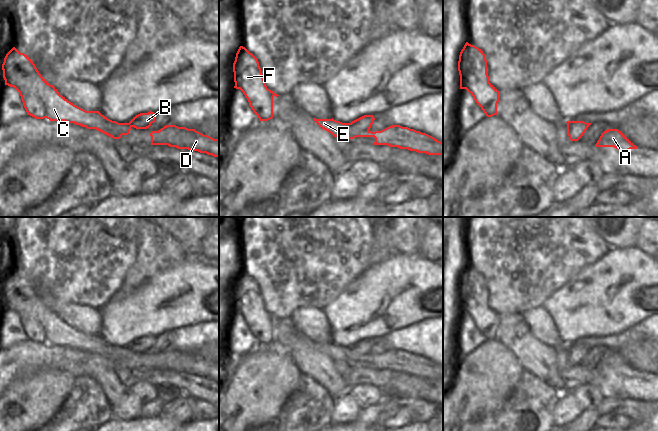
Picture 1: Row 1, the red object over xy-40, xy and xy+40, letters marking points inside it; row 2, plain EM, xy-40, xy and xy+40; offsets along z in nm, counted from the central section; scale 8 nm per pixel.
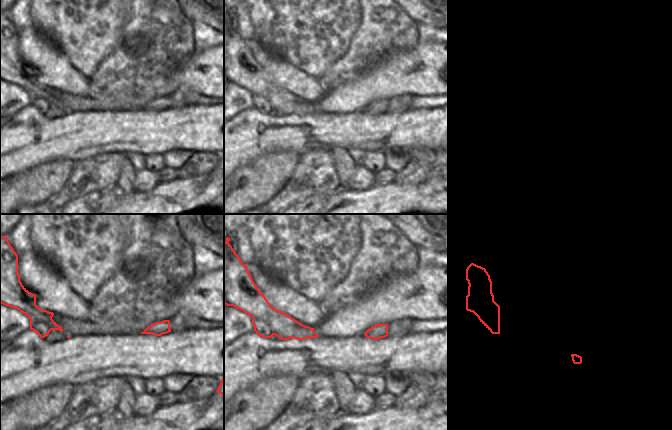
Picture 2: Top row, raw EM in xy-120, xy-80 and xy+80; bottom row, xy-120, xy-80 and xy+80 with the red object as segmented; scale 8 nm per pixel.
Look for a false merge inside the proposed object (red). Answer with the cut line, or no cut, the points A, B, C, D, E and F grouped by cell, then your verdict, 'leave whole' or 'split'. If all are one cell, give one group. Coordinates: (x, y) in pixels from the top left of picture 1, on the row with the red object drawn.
cut in xy along (350, 123), (350, 126), (356, 132), (368, 131); A C D E F / B; split

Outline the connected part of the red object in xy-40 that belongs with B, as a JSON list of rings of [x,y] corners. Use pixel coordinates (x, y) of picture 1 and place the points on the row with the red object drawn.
[[[152,111],[148,113],[140,113],[133,117],[129,123],[131,124],[131,127],[136,129],[147,129],[155,122],[155,117],[155,113]]]

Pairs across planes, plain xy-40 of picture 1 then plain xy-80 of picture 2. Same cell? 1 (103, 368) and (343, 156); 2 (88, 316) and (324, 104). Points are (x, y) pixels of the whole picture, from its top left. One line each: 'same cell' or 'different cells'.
1: same cell
2: different cells

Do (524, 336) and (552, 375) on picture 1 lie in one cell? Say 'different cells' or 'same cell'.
same cell

